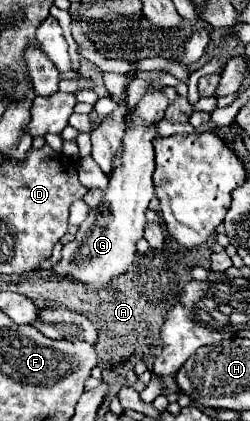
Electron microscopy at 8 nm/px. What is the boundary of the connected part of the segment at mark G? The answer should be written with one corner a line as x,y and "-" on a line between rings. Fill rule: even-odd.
153,80
147,92
141,96
137,106
131,110
131,120
123,136
123,156
121,166
109,176
109,186
97,208
89,210
89,216
81,222
75,240
63,246
63,260
51,270
61,276
73,276
95,288
105,288
113,276
127,272
127,268
137,258
135,242
143,238
143,226
147,222
145,212
153,198
153,170
155,170
155,150
153,140
157,138
157,122
163,120
169,106
163,94
165,84

